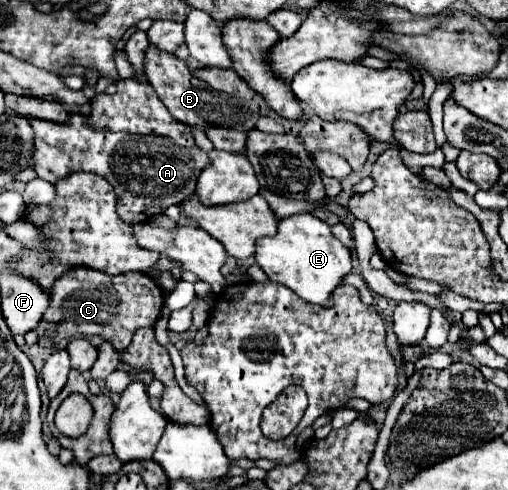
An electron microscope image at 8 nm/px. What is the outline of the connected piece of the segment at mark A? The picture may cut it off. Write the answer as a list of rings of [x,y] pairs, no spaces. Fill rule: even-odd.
[[[137,79],[117,81],[117,93],[113,95],[97,93],[91,101],[89,115],[75,113],[71,115],[69,123],[45,123],[41,119],[33,119],[31,125],[35,129],[33,159],[37,176],[53,185],[75,171],[91,171],[107,177],[117,195],[117,213],[121,221],[129,225],[145,223],[153,215],[163,213],[167,207],[185,201],[193,193],[199,173],[209,165],[209,157],[207,153],[201,157],[201,149],[195,145],[189,125],[177,123],[153,87],[143,85]]]

